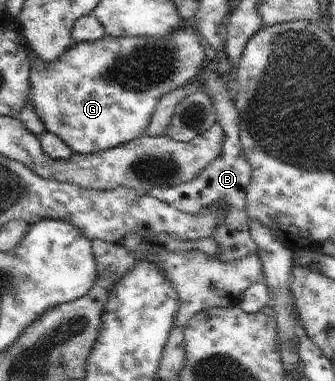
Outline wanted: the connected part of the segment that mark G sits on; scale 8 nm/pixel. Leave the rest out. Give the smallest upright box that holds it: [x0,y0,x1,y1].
[27,18,211,154]

